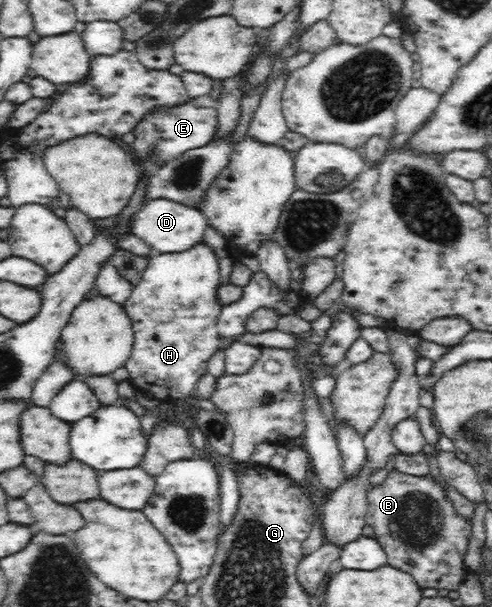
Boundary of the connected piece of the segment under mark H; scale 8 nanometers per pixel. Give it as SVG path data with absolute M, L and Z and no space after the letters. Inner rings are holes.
M203 241L180 253L162 253L149 258L143 276L131 290L131 296L122 304L134 332L131 356L124 367L130 373L129 382L137 384L136 388L141 388L141 392L153 392L157 398L185 398L193 390L196 392L198 380L208 372L209 358L222 344L216 325L222 309L215 297L219 285L217 255Z

